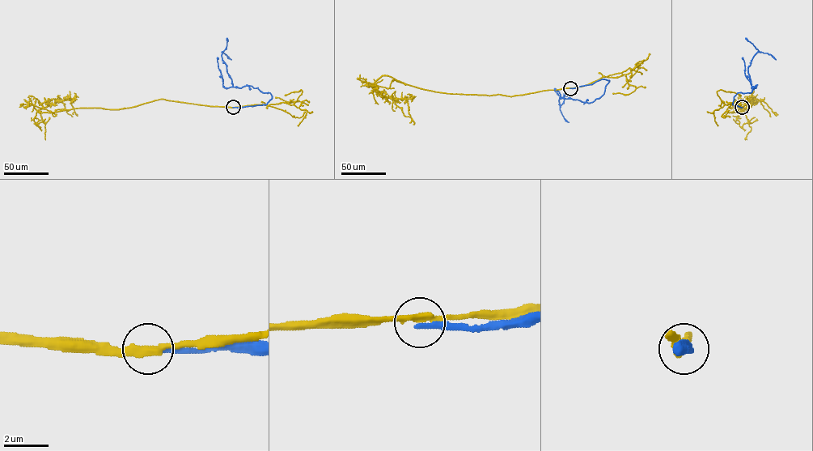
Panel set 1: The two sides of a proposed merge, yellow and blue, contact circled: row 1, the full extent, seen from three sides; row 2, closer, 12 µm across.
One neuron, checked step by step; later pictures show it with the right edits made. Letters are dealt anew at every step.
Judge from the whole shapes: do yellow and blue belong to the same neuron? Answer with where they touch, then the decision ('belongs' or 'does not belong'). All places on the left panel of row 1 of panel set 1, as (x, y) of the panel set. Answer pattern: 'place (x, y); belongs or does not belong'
place (233, 107); does not belong

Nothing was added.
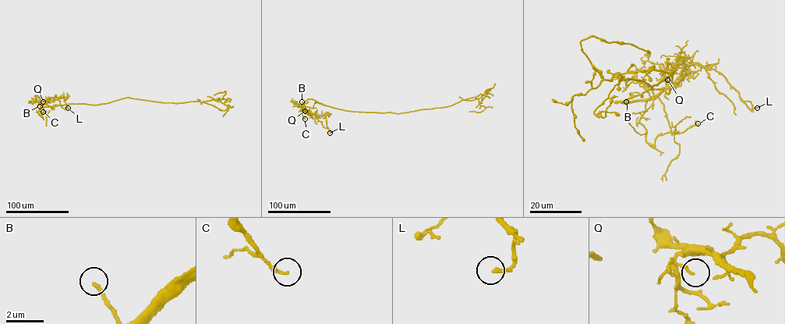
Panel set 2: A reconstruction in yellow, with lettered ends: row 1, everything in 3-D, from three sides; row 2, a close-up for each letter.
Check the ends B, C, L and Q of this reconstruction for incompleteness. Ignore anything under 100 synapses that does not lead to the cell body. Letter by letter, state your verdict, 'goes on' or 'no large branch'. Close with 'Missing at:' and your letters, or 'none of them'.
B: goes on
C: no large branch
L: no large branch
Q: no large branch
Missing at: B

